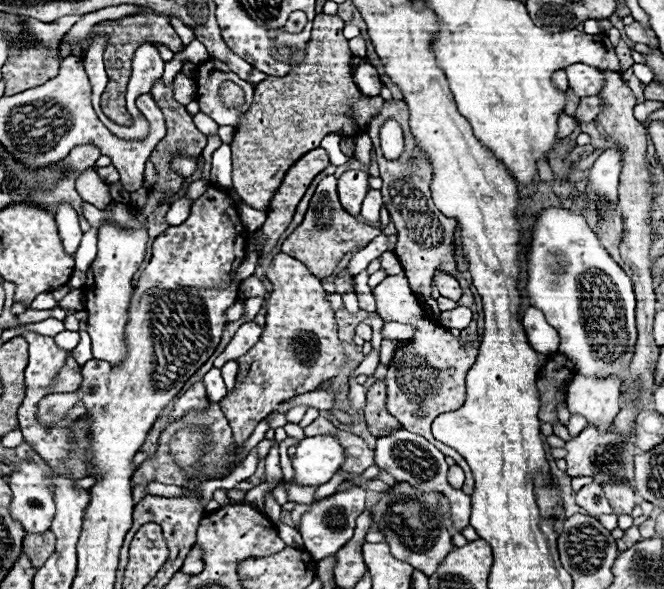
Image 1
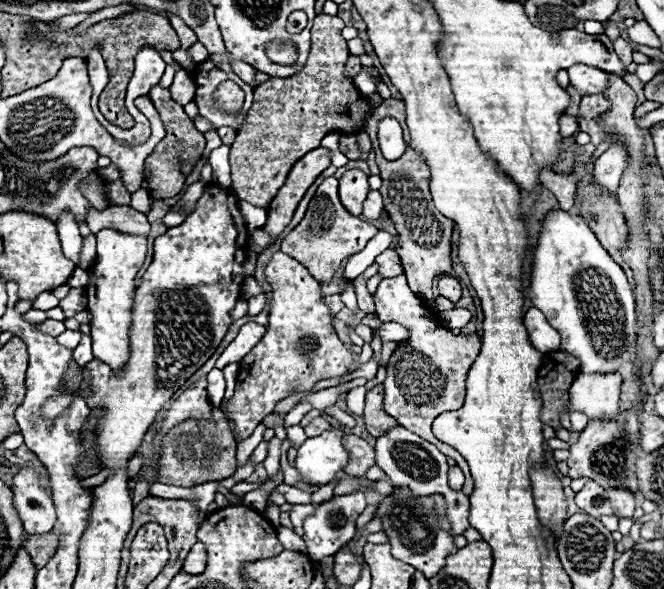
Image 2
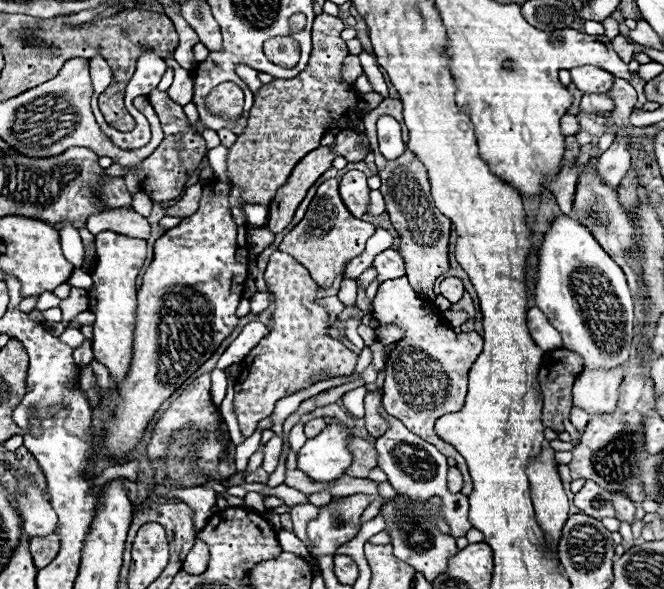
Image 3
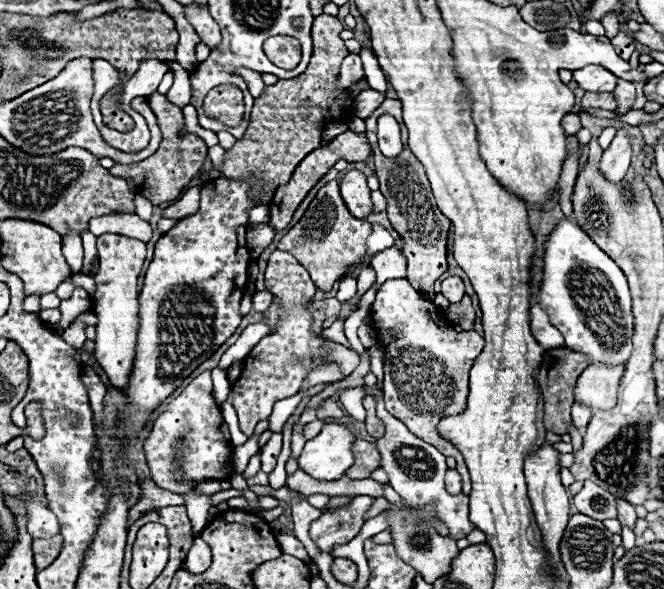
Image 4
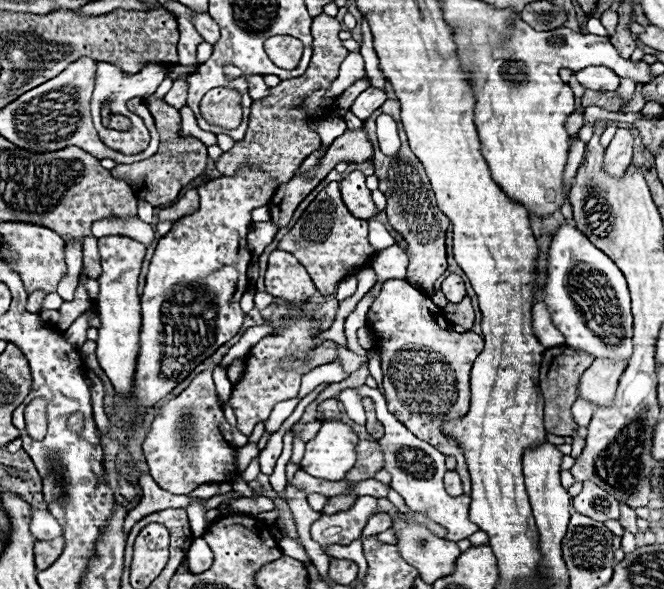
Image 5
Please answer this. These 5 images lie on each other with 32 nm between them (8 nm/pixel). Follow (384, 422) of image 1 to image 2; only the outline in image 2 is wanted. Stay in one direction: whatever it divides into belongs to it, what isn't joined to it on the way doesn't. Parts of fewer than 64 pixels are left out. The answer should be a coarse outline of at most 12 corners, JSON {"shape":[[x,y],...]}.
{"shape":[[384,388],[368,390],[364,420],[376,438],[394,426],[384,412]]}

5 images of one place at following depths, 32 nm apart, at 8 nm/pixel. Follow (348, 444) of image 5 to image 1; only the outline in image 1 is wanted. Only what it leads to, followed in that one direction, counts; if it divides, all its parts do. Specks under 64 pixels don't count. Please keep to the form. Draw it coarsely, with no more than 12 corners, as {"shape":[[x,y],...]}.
{"shape":[[332,434],[304,438],[292,466],[296,482],[320,486],[344,464]]}

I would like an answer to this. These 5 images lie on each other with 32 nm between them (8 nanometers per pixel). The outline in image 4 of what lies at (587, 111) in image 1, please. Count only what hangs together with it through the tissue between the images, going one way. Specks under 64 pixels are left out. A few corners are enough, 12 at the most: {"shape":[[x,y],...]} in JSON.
{"shape":[[610,92],[584,94],[582,108],[614,112],[618,102]]}

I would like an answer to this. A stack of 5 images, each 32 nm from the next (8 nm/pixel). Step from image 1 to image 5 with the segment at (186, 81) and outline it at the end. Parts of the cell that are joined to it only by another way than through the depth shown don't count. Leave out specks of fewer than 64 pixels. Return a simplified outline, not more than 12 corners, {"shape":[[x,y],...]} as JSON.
{"shape":[[186,76],[164,96],[174,108],[186,104]]}

